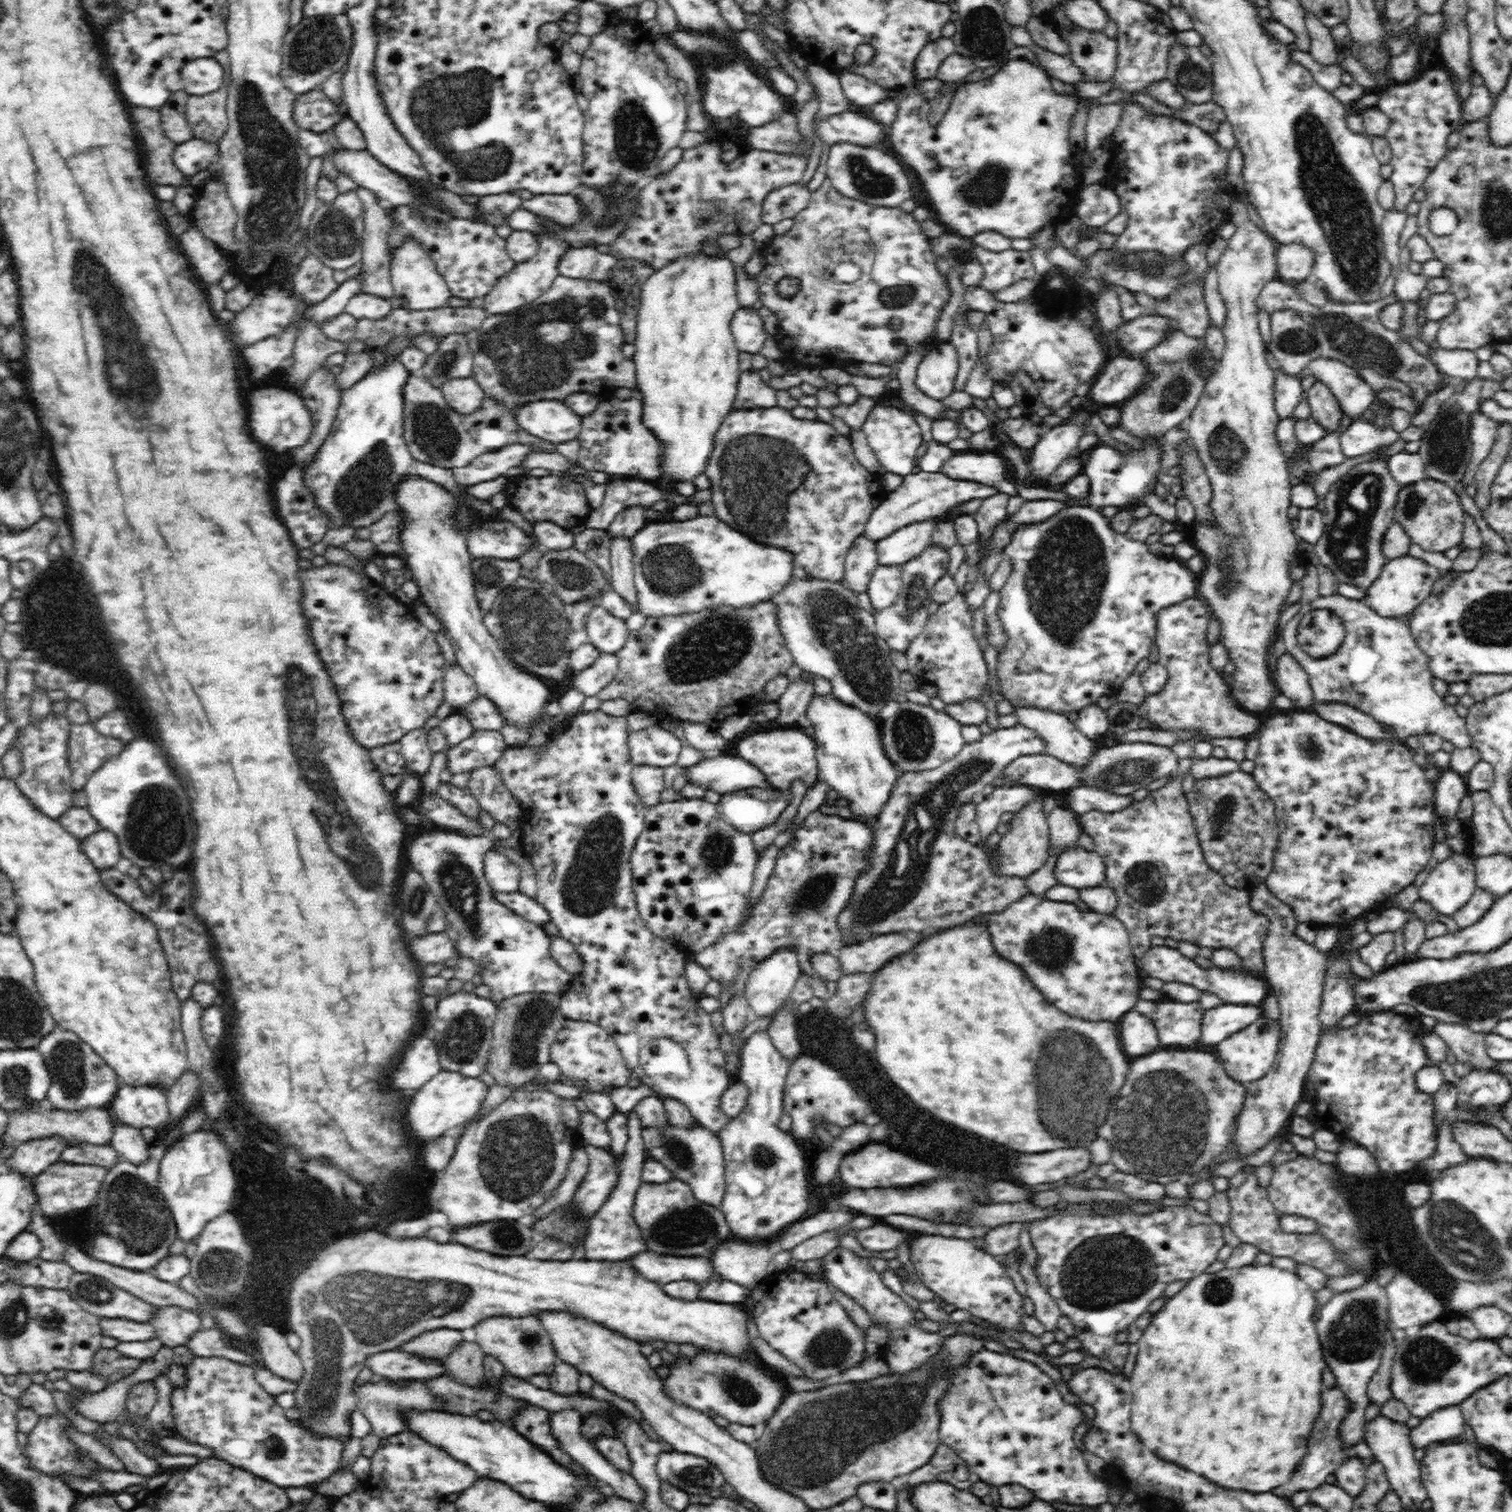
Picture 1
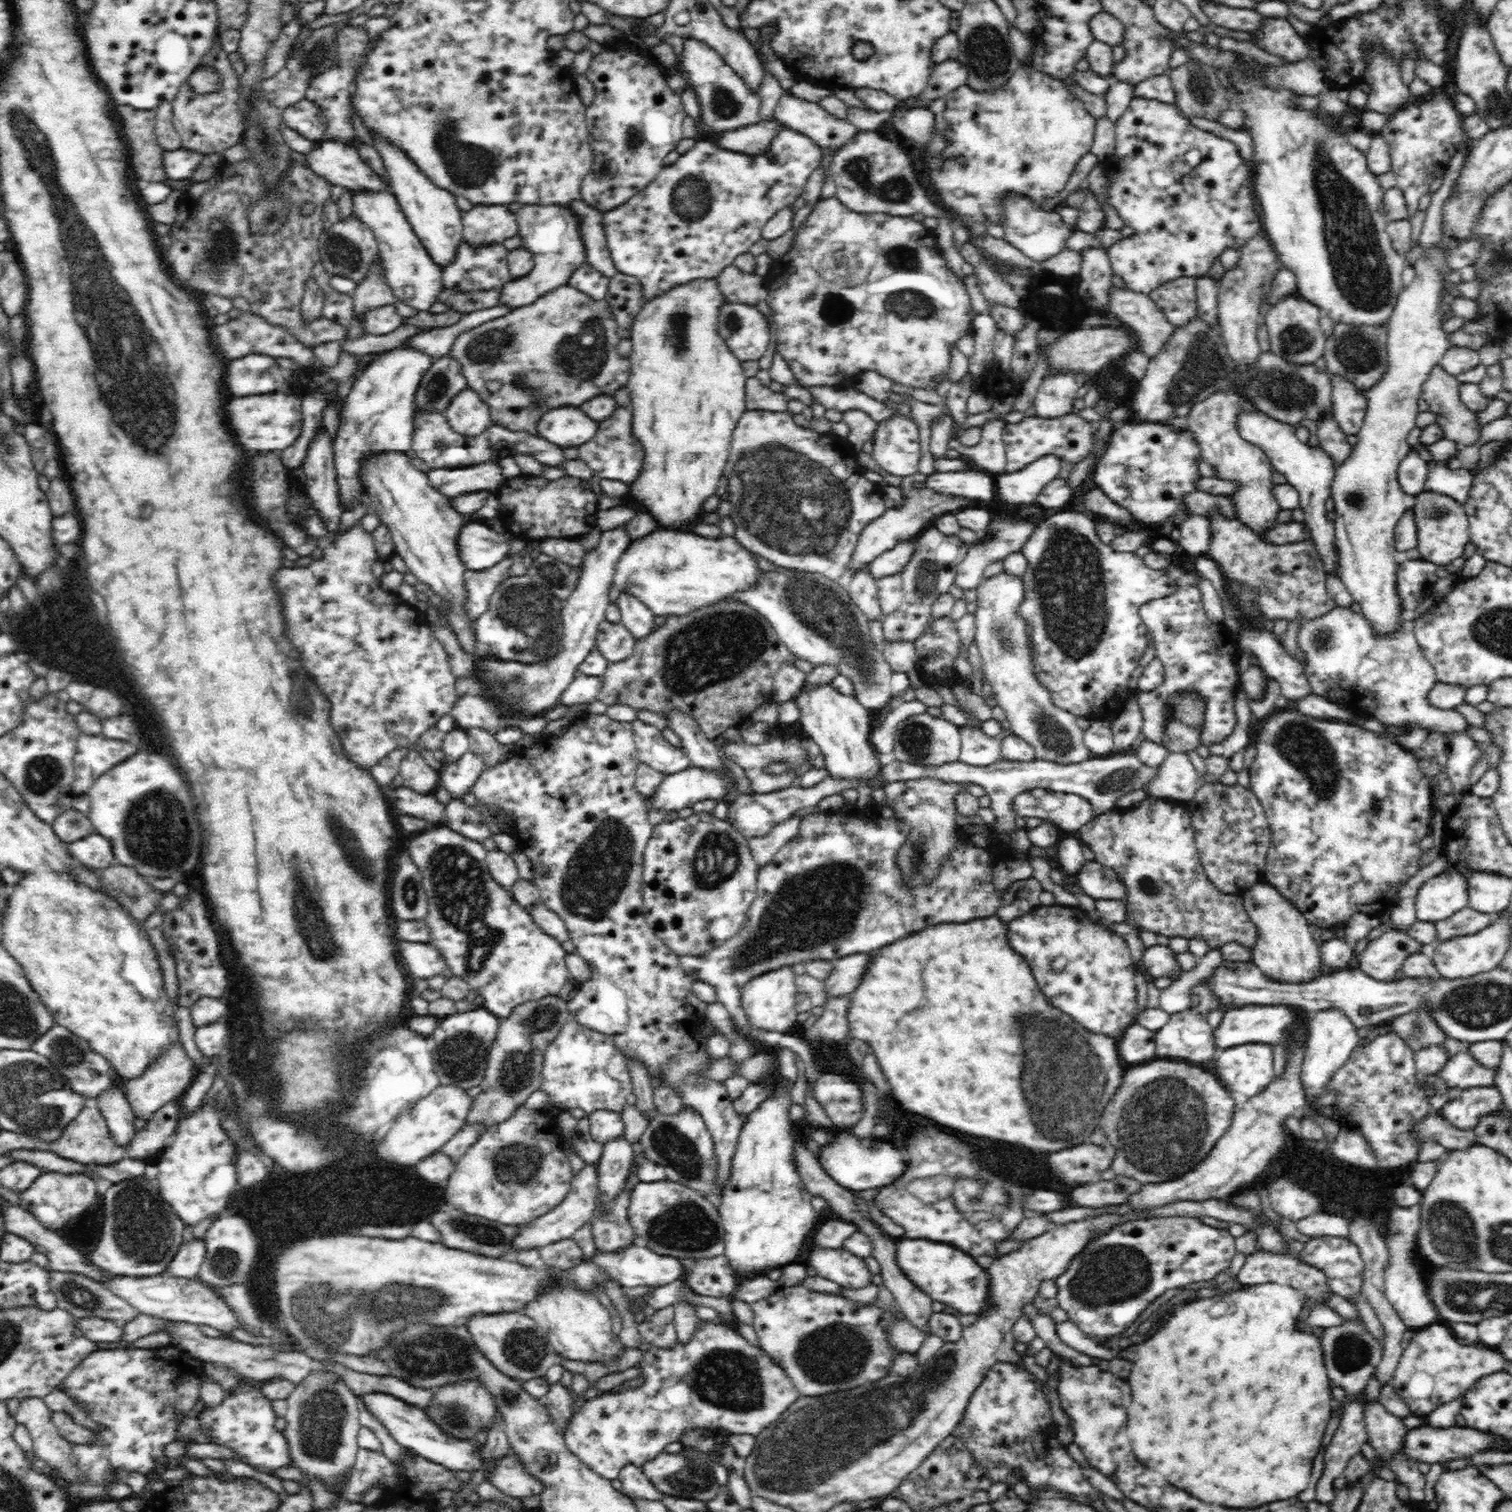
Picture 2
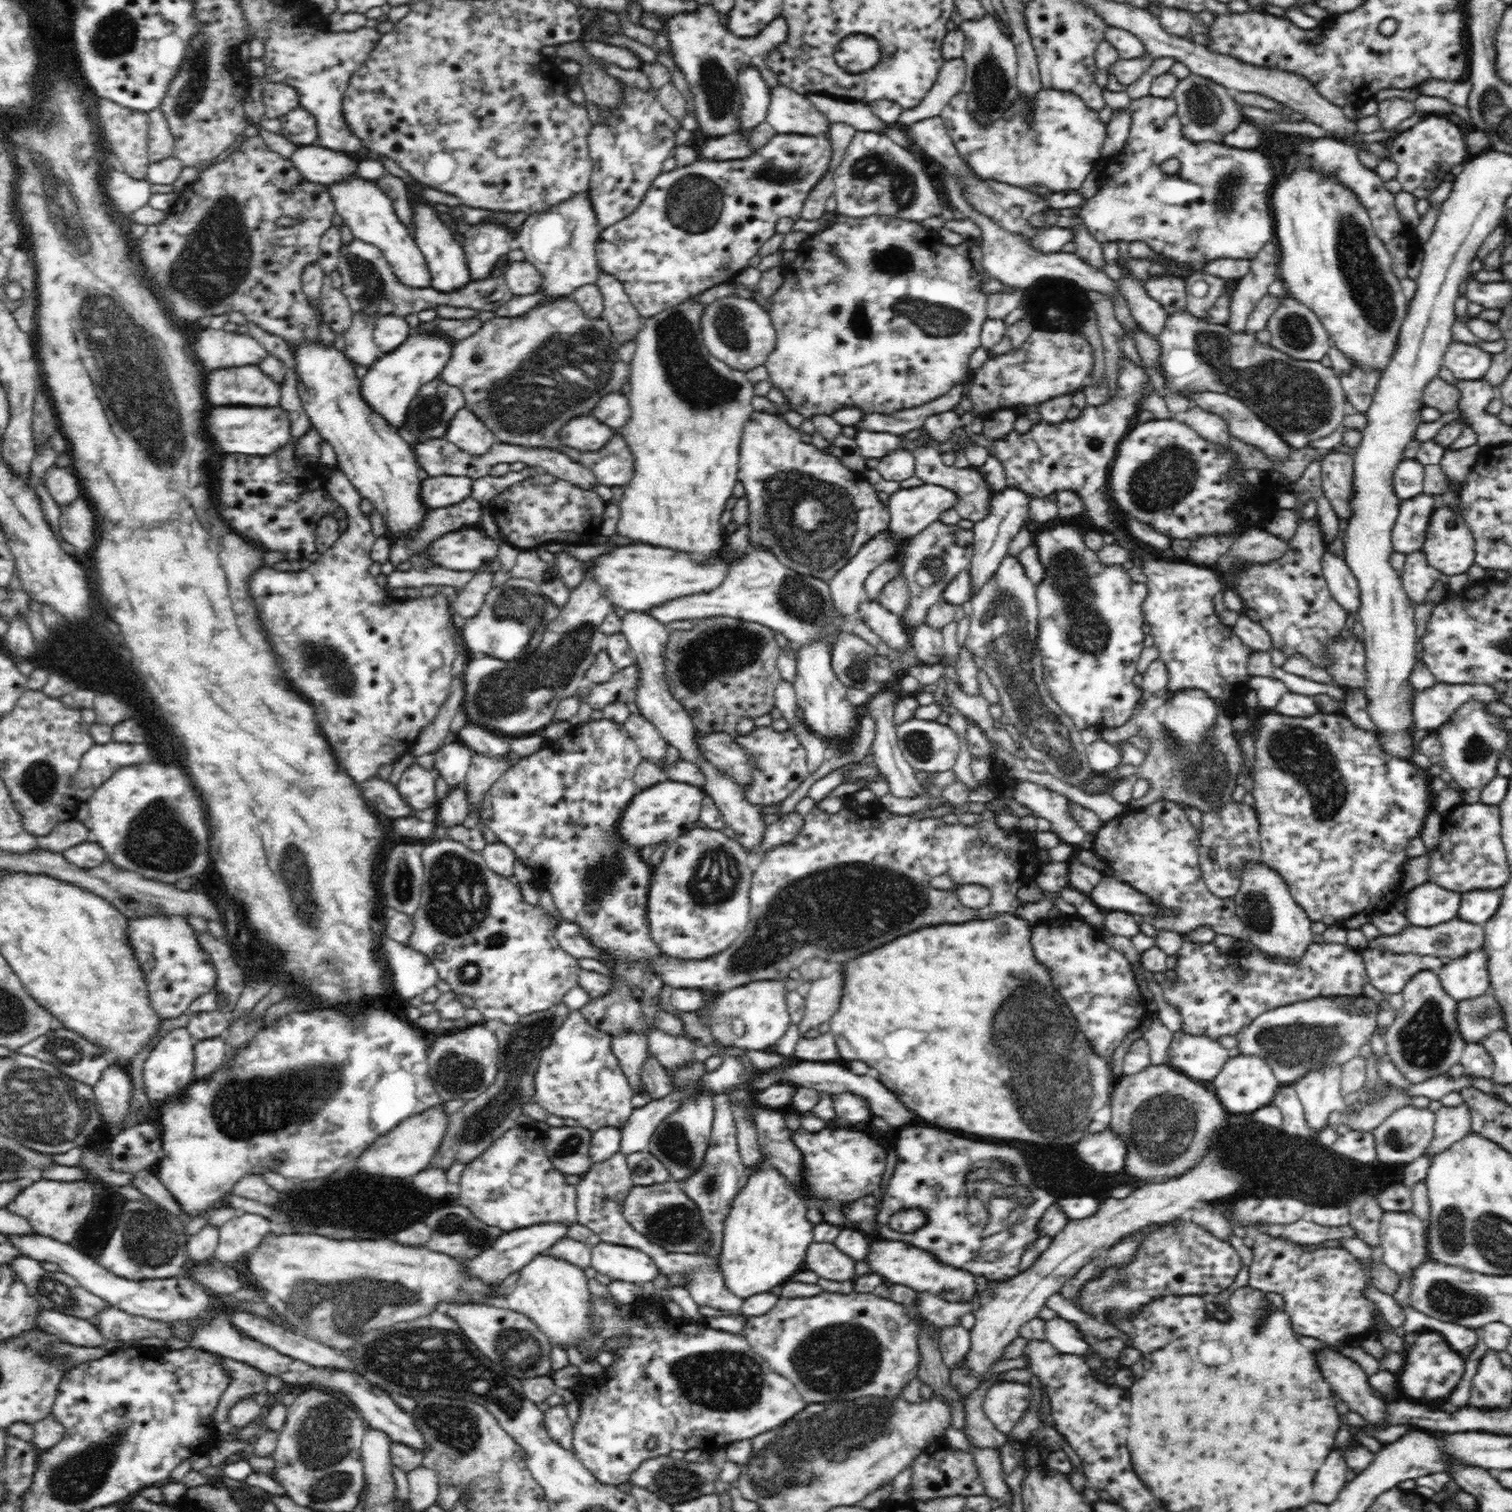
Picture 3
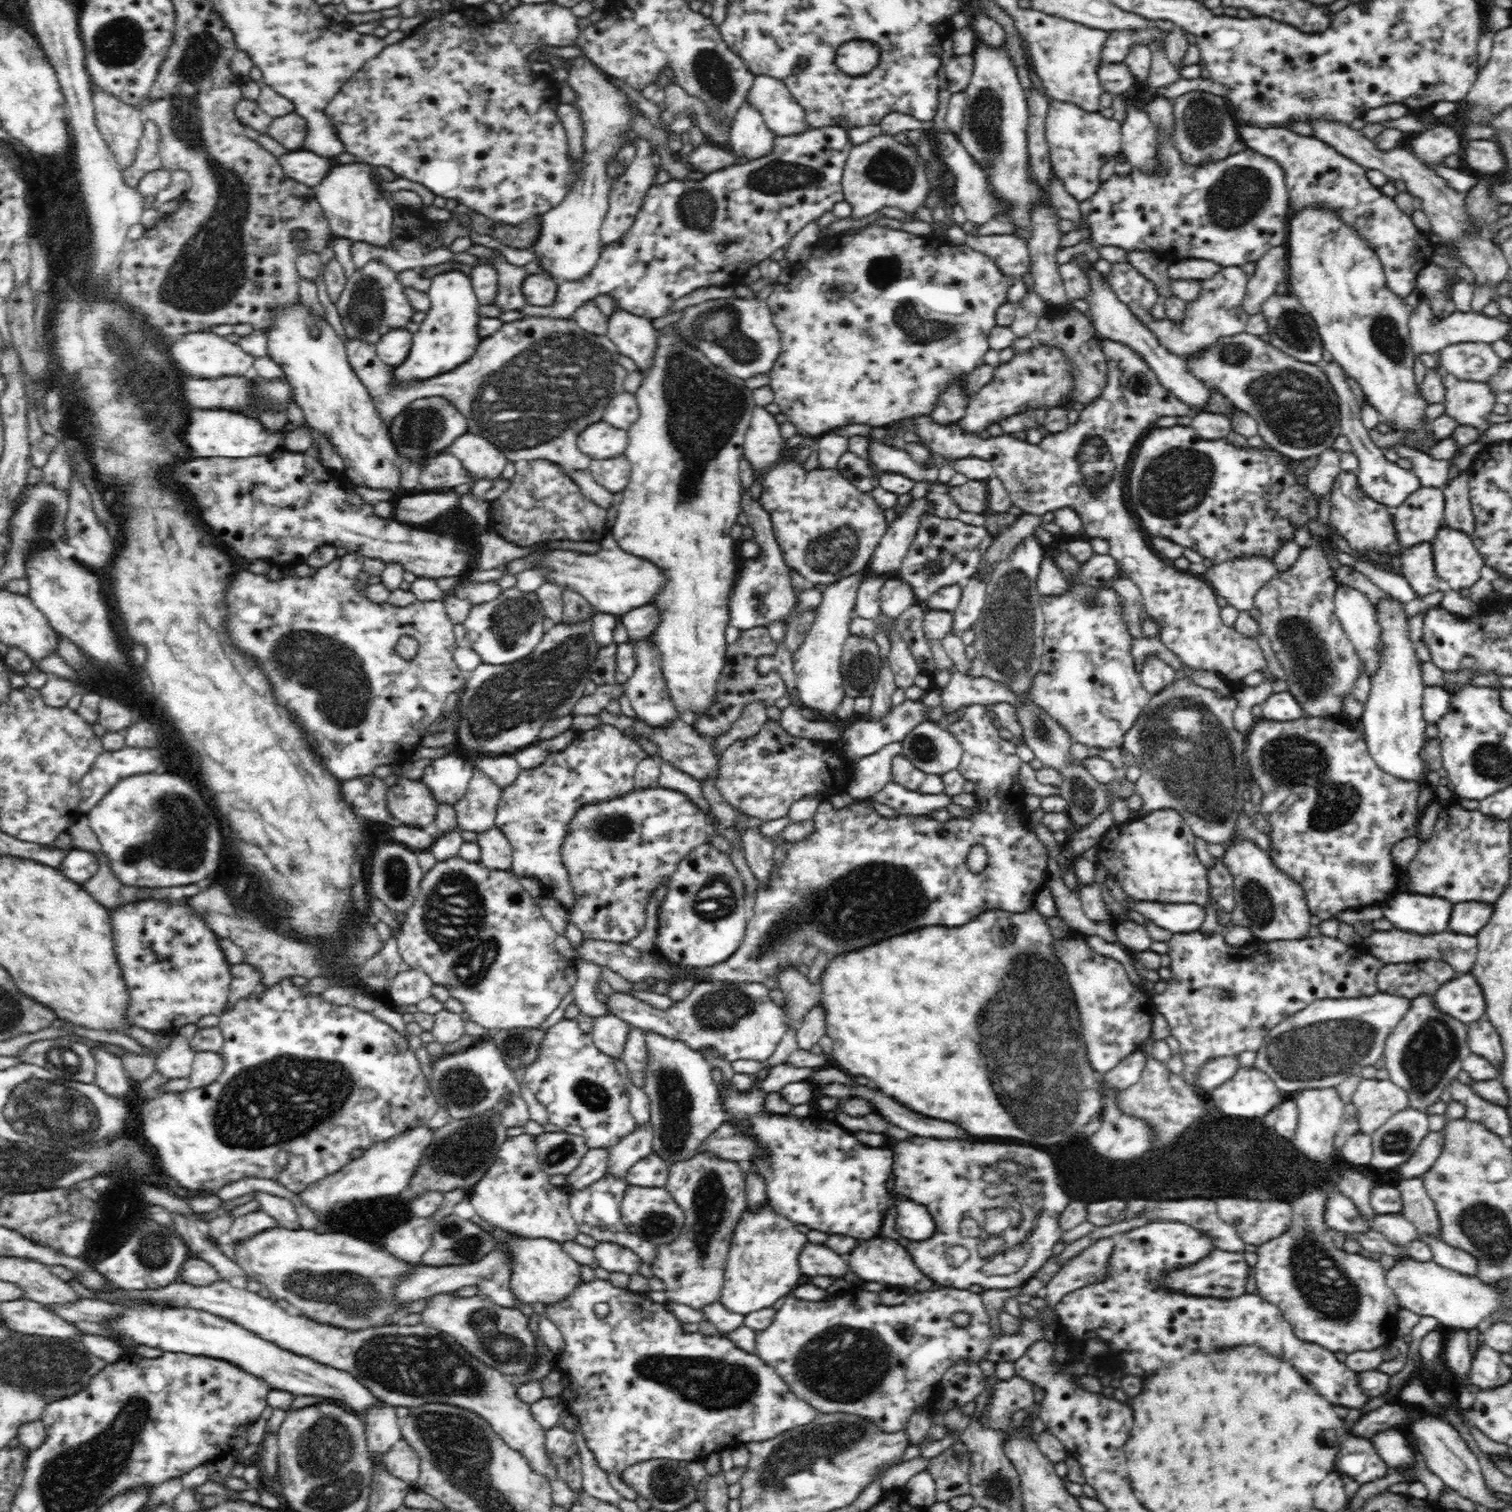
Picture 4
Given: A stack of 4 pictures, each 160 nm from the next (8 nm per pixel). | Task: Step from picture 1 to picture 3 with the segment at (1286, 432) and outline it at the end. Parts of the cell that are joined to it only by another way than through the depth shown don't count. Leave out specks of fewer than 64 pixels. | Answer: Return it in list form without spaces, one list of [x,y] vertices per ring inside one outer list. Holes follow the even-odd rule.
[[[1204,390],[1204,392],[1201,393],[1191,394],[1188,400],[1191,402],[1192,406],[1198,406],[1203,408],[1205,412],[1222,418],[1230,429],[1229,436],[1235,436],[1235,438],[1246,442],[1246,444],[1258,446],[1272,461],[1278,460],[1278,458],[1279,460],[1287,458],[1290,447],[1284,444],[1283,438],[1280,437],[1279,434],[1274,433],[1274,430],[1271,430],[1265,422],[1260,420],[1259,417],[1252,412],[1251,408],[1246,406],[1246,403],[1240,401],[1239,397],[1234,398],[1229,394]],[[1326,550],[1322,558],[1322,570],[1332,597],[1343,607],[1346,614],[1358,618],[1360,608],[1360,587],[1356,577],[1344,562],[1344,558],[1334,556]]]

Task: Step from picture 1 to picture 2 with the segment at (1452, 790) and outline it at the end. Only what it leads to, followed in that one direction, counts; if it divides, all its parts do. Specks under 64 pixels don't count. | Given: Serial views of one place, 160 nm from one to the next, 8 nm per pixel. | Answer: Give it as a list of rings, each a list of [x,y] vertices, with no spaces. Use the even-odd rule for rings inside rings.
[[[1460,730],[1453,736],[1446,736],[1448,763],[1444,772],[1454,785],[1453,795],[1468,791],[1471,785],[1472,770],[1487,754],[1485,746],[1474,741],[1467,730]]]

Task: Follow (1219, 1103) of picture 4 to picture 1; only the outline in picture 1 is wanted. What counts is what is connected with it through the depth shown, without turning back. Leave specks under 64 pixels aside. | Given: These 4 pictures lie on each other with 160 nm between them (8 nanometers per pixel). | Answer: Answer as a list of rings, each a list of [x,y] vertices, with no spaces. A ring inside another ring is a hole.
[[[1260,1014],[1260,1018],[1255,1023],[1249,1024],[1244,1030],[1237,1031],[1236,1034],[1232,1034],[1220,1044],[1217,1044],[1214,1048],[1219,1060],[1224,1065],[1224,1070],[1227,1071],[1228,1077],[1246,1086],[1248,1083],[1261,1079],[1265,1074],[1268,1074],[1275,1063],[1280,1034],[1280,1023]]]

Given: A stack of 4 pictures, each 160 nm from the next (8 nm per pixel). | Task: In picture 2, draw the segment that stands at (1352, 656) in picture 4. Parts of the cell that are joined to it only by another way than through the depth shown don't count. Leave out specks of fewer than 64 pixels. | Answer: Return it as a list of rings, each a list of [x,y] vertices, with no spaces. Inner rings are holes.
[[[1214,515],[1214,518],[1209,520],[1209,524],[1213,530],[1213,537],[1208,558],[1217,562],[1221,573],[1228,575],[1228,578],[1235,578],[1237,583],[1247,583],[1248,586],[1256,587],[1256,590],[1260,591],[1258,601],[1260,612],[1264,614],[1264,618],[1273,622],[1284,619],[1288,623],[1300,622],[1328,614],[1337,606],[1336,601],[1329,593],[1327,574],[1324,571],[1323,563],[1320,561],[1315,542],[1311,538],[1304,538],[1304,540],[1283,545],[1272,545],[1264,543],[1257,533],[1236,519],[1227,520],[1219,515]]]

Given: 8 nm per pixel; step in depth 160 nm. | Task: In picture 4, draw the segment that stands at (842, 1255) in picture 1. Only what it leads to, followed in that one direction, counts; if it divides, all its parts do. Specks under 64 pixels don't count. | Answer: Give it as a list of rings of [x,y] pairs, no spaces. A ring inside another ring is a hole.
[[[808,1244],[800,1252],[800,1270],[806,1276],[844,1276],[848,1266],[844,1258],[822,1244]]]

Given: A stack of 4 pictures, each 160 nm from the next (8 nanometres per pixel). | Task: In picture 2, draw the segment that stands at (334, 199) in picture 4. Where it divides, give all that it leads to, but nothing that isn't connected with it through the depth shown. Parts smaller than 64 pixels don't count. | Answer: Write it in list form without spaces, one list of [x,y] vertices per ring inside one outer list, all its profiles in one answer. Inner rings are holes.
[[[368,190],[352,191],[352,210],[354,214],[374,233],[374,238],[379,245],[380,259],[385,270],[385,279],[394,295],[399,301],[418,311],[428,311],[436,302],[444,290],[442,284],[442,269],[434,261],[424,248],[415,231],[407,221],[403,210],[399,206],[397,198],[389,190],[369,192]],[[406,288],[412,288],[414,294],[406,295]]]

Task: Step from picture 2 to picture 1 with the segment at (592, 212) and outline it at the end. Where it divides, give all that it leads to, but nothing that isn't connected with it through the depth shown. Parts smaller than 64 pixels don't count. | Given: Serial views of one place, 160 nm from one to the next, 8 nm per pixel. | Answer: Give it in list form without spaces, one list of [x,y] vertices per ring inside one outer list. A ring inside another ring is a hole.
[[[541,194],[522,201],[522,209],[532,211],[545,219],[555,220],[562,227],[572,227],[582,214],[581,201],[573,194]]]

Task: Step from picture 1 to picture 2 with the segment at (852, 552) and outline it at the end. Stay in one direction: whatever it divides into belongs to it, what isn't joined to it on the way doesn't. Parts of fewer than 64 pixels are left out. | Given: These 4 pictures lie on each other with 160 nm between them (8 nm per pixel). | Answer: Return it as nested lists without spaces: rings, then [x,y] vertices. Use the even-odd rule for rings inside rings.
[[[868,568],[862,569],[852,575],[849,595],[854,604],[866,615],[868,622],[883,620],[884,614],[877,597],[877,581],[868,573]]]

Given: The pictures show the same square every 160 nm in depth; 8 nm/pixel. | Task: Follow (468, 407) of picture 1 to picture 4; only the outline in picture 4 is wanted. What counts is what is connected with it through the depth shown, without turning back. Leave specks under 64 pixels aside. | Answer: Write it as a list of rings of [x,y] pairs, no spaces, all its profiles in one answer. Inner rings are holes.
[[[466,431],[448,450],[474,475],[475,481],[490,479],[493,484],[495,480],[502,480],[508,459],[495,443],[482,435]]]

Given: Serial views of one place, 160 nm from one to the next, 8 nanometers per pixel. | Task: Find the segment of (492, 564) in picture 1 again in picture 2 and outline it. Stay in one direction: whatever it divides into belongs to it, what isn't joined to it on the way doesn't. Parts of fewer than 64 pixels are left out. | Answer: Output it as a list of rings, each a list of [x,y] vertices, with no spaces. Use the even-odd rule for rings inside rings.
[[[508,556],[492,568],[466,572],[464,577],[467,587],[466,613],[470,618],[477,619],[486,612],[490,597],[498,588],[498,584],[509,577],[508,570],[512,564],[512,558]]]

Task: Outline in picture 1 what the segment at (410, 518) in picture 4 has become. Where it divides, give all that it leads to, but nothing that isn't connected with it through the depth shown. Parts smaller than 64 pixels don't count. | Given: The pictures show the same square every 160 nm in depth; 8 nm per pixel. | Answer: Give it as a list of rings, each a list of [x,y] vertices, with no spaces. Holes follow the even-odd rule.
[[[528,445],[503,446],[497,451],[481,454],[466,466],[451,468],[452,479],[456,485],[466,488],[479,482],[504,477],[510,468],[518,467],[518,464],[526,458],[526,454],[530,454],[532,451],[533,448]]]

